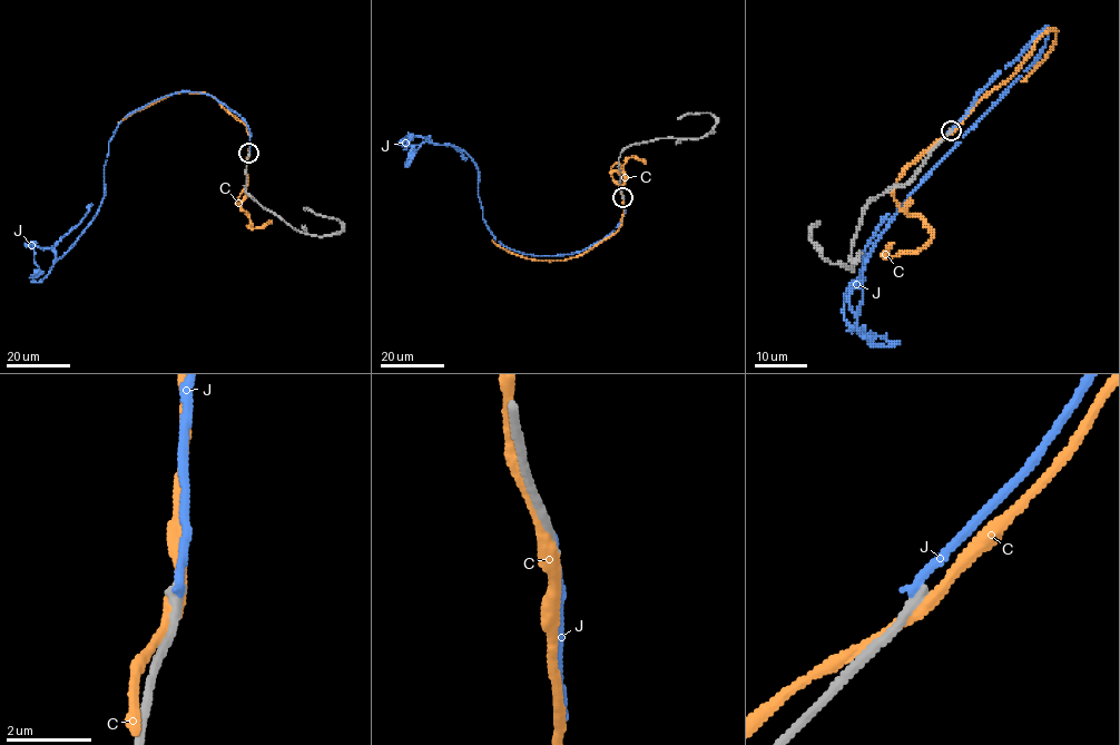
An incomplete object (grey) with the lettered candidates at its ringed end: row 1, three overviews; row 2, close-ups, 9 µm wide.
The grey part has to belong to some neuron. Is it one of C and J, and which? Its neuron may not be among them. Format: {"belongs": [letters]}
{"belongs": []}

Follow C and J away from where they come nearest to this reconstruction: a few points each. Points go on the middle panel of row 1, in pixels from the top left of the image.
C: (622, 196), (621, 225), (581, 254), (560, 261), (540, 261), (512, 253), (491, 239)
J: (624, 197), (619, 224), (587, 248), (520, 253), (482, 217), (478, 169), (463, 150), (409, 133), (404, 149)

